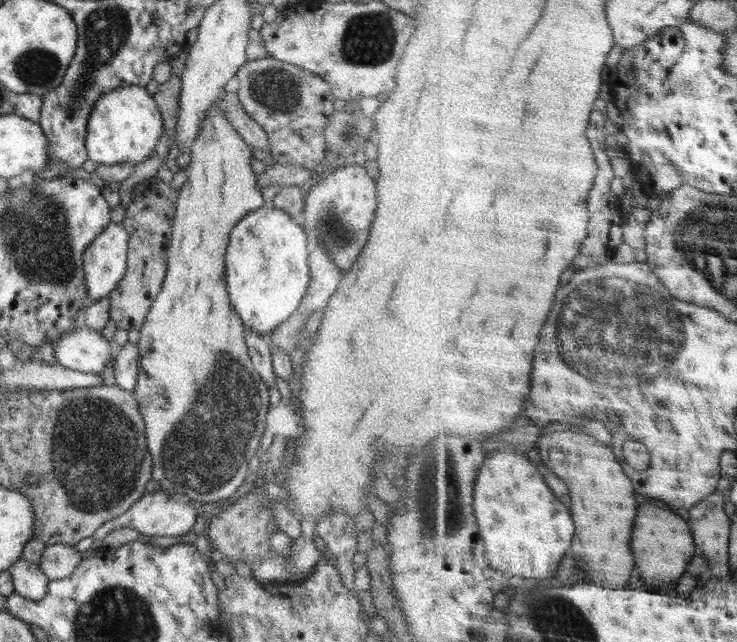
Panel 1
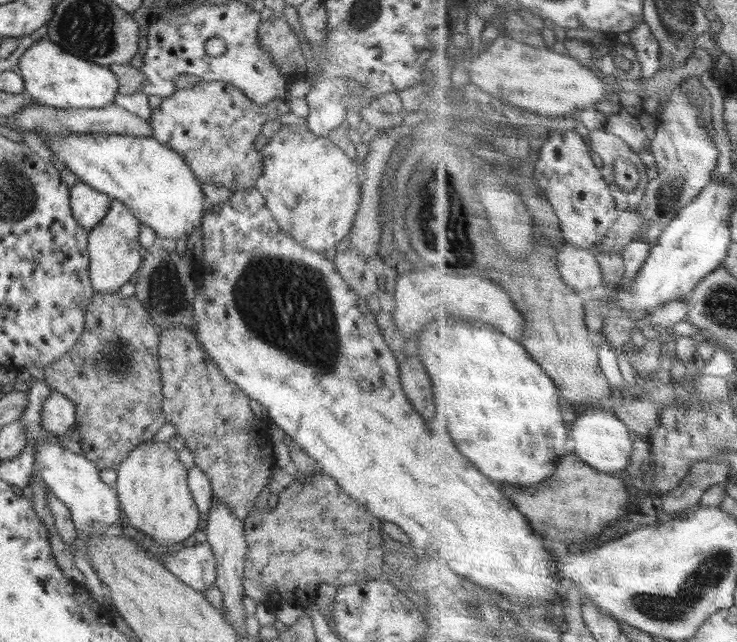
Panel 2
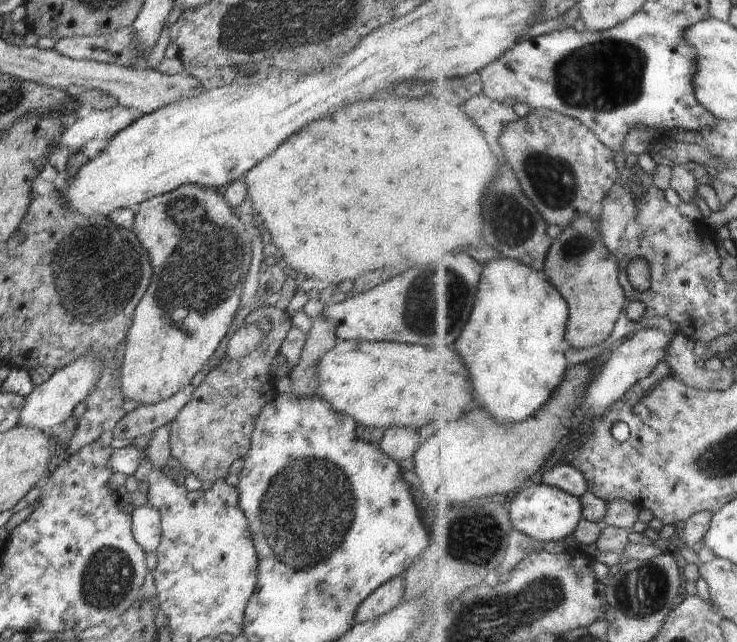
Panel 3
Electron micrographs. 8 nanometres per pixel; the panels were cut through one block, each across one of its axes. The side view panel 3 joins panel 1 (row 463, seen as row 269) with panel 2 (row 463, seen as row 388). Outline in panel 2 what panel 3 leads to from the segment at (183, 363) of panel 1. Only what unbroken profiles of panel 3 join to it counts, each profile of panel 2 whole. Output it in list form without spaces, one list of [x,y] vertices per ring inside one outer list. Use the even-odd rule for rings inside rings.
[[[151,440],[138,445],[131,450],[119,464],[116,479],[116,492],[120,499],[120,509],[123,514],[123,525],[130,525],[148,534],[154,544],[173,548],[179,542],[190,538],[198,530],[200,515],[192,493],[186,481],[188,468],[179,461],[178,451],[170,449],[168,442],[152,443]]]

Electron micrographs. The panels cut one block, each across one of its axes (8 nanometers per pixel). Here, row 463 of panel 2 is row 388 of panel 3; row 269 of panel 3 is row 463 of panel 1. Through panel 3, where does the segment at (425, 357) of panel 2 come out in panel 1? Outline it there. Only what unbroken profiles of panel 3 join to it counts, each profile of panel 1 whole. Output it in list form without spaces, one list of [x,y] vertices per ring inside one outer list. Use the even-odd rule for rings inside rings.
[[[504,448],[492,454],[483,468],[482,478],[478,480],[475,492],[475,514],[478,516],[492,566],[515,579],[554,579],[576,538],[574,515],[546,484],[546,478],[538,472],[538,464],[532,462],[524,452],[520,454],[514,448]]]

